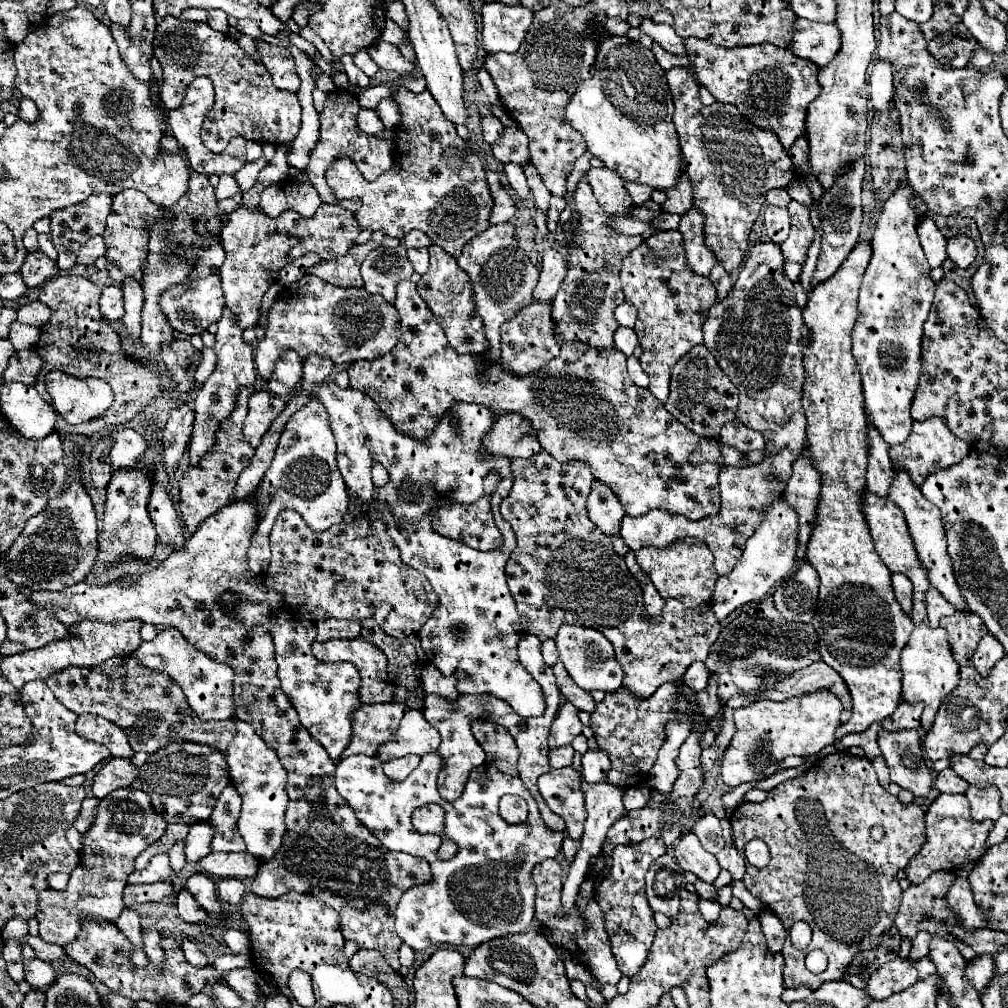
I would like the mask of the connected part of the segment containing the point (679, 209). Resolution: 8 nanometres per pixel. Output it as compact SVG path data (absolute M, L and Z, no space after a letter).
M682 172L678 186L668 190L666 196L668 196L668 200L664 202L664 210L666 212L678 214L678 216L688 214L688 208L692 208L692 186L690 186L688 174Z

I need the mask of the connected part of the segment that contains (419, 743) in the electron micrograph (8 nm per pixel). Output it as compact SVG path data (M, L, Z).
M408 710L404 714L404 720L400 722L400 728L396 730L396 736L380 744L380 748L376 750L376 758L384 764L408 754L424 756L428 752L436 752L438 746L440 746L438 730L426 722L422 712Z

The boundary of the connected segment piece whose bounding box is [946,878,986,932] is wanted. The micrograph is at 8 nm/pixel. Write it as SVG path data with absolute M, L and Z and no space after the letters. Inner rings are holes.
M956 878L948 890L948 906L954 910L956 918L964 924L968 932L986 926L986 914L976 908L972 898L972 888L966 878Z

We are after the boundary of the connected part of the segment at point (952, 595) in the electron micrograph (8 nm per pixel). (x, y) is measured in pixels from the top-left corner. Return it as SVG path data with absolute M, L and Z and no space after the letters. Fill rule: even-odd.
M894 470L892 474L892 488L888 488L888 498L902 508L902 512L906 514L906 522L908 522L908 528L910 528L910 536L914 540L914 546L916 546L916 552L918 552L918 558L928 574L928 580L930 584L952 604L956 606L956 610L966 610L970 612L970 608L966 606L962 594L960 594L960 588L956 584L956 578L954 578L954 570L952 570L952 562L950 562L950 556L946 552L946 536L944 536L944 526L942 526L942 516L940 516L940 510L928 502L920 488L916 484L912 484L912 480L908 480L908 474L900 472L900 470Z

